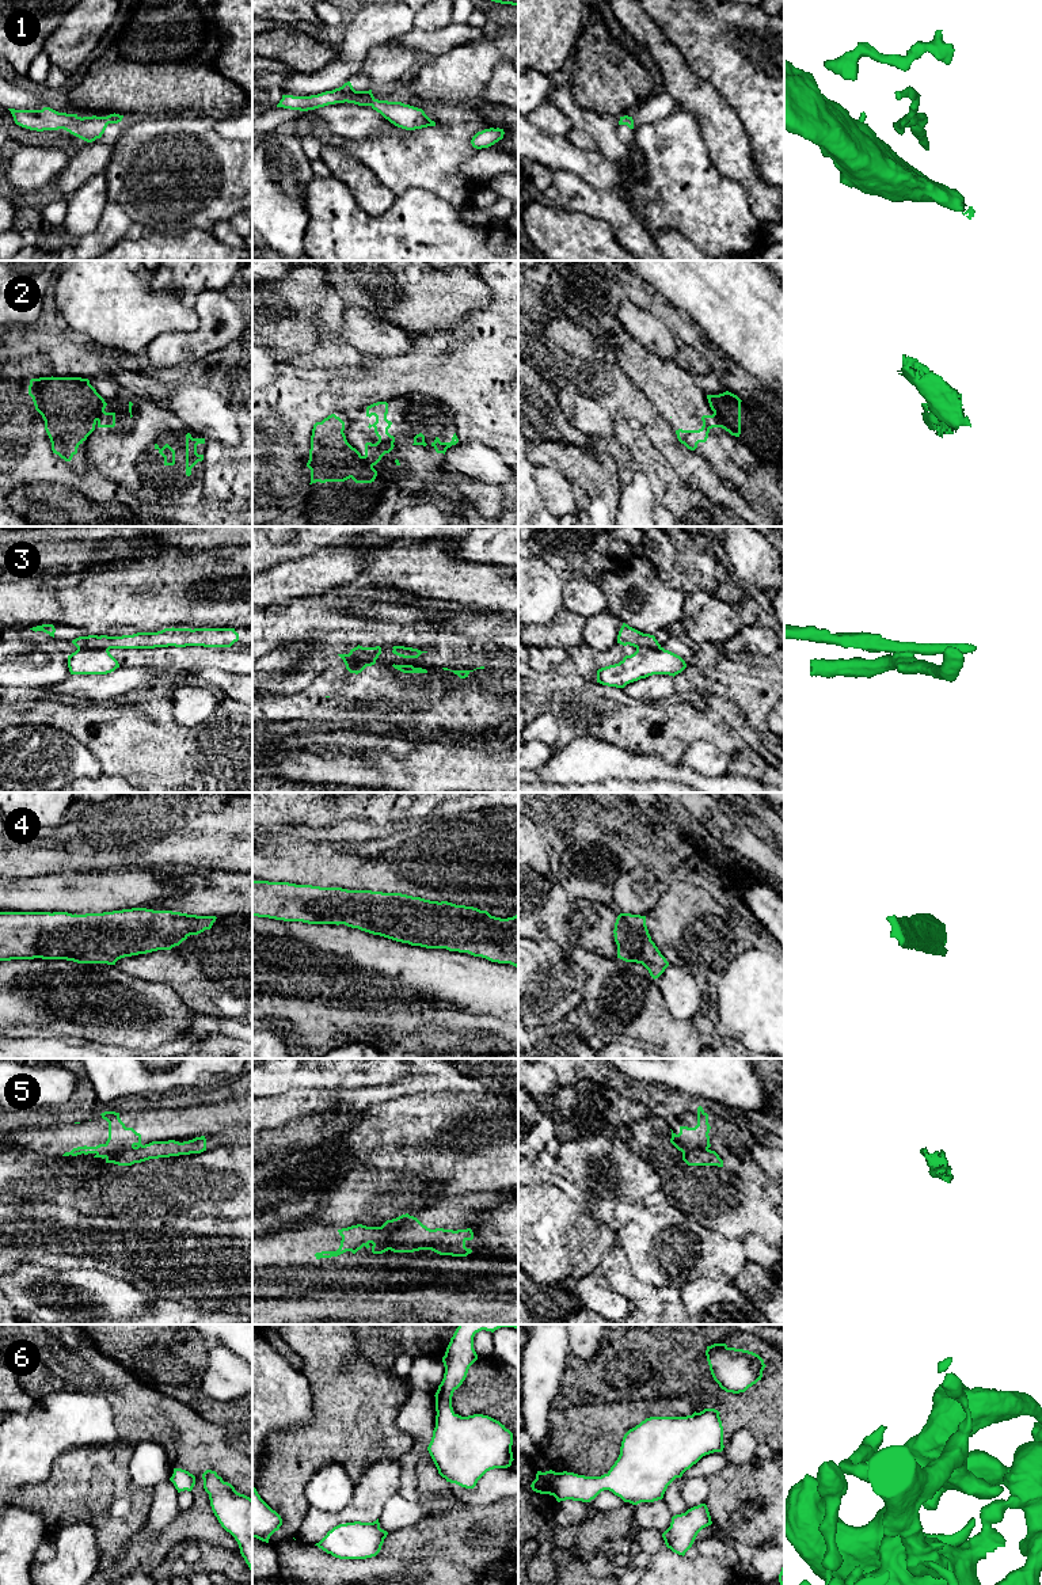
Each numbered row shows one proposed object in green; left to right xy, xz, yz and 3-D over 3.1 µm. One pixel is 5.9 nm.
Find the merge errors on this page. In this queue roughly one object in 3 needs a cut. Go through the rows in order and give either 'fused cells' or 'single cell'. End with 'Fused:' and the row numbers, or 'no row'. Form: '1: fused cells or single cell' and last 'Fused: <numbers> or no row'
1: single cell
2: fused cells
3: fused cells
4: single cell
5: fused cells
6: single cell
Fused: 2, 3, 5

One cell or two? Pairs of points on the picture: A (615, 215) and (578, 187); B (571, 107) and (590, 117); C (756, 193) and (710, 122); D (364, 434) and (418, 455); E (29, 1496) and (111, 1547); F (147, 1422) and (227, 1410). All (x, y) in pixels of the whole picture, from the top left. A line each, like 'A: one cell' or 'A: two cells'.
A: one cell
B: one cell
C: one cell
D: one cell
E: one cell
F: two cells

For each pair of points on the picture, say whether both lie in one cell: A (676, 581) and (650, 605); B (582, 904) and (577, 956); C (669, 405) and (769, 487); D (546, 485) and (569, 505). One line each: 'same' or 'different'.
A: different
B: different
C: same
D: same

